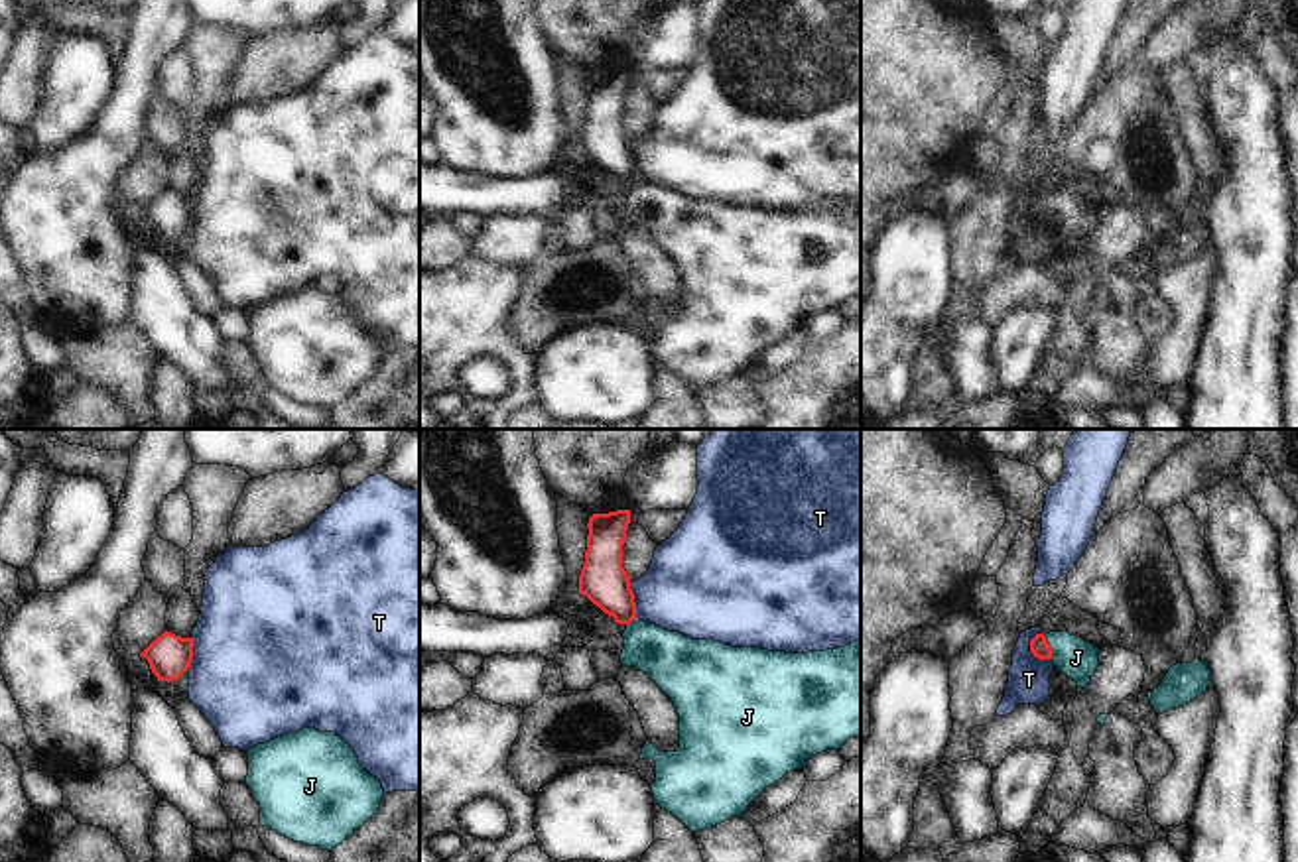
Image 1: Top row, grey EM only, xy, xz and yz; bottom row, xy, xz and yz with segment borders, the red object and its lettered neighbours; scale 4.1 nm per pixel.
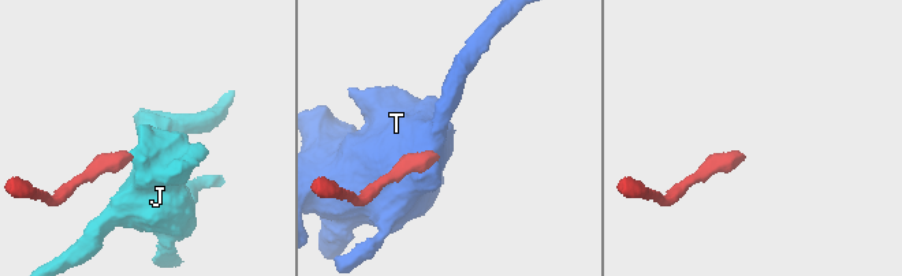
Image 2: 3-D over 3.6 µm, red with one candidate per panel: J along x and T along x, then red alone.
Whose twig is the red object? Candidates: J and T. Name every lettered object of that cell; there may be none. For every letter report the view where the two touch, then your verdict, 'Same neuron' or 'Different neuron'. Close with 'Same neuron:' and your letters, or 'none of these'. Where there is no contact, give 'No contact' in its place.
J: Touches red in yz. Same neuron
T: Touches red in yz. Different neuron
Same neuron: J

